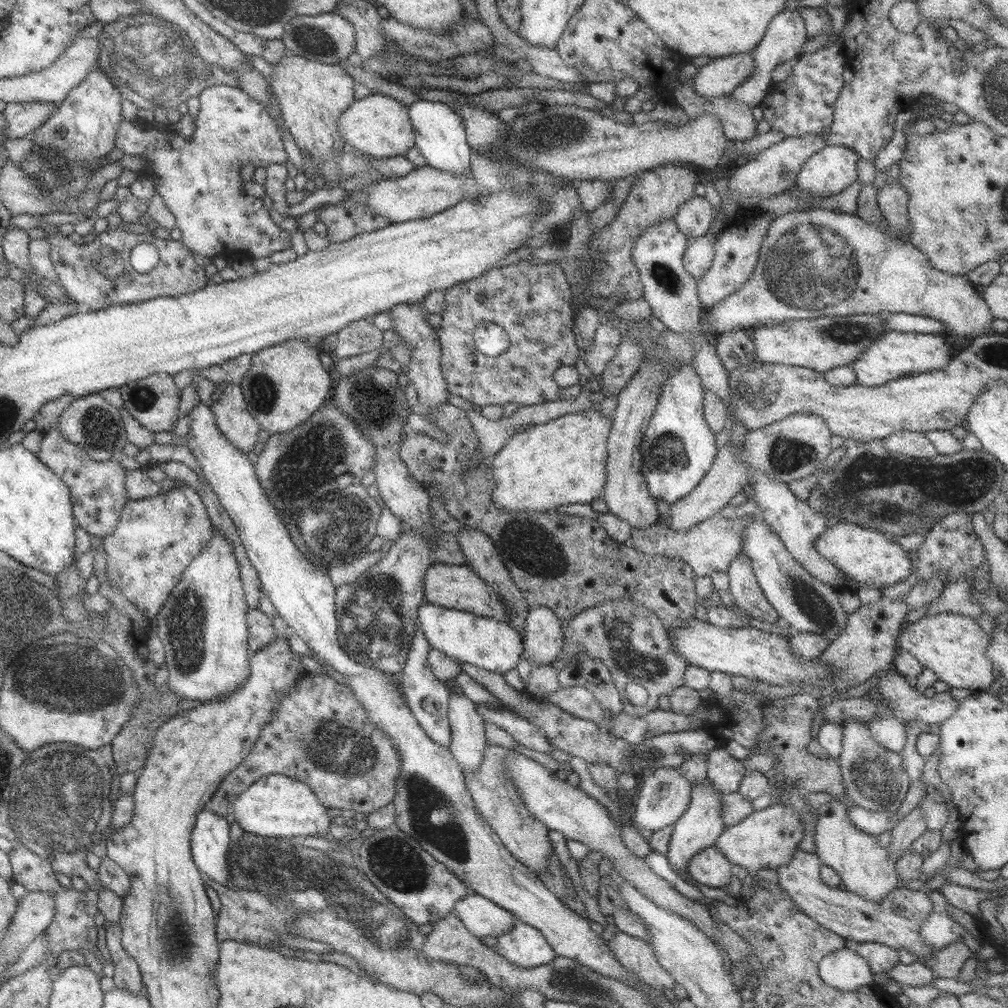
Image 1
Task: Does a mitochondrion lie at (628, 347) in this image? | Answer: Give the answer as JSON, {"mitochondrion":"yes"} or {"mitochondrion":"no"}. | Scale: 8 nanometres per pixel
{"mitochondrion":"no"}

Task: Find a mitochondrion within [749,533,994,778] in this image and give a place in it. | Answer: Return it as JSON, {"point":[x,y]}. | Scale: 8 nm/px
{"point":[809,601]}

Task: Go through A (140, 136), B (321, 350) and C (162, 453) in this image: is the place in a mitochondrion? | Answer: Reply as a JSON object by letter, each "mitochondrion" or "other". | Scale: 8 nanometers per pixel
{"A":"other","B":"other","C":"other"}

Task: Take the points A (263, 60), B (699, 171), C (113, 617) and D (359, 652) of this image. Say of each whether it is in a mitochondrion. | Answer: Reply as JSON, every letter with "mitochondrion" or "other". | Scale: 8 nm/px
{"A":"other","B":"other","C":"other","D":"other"}

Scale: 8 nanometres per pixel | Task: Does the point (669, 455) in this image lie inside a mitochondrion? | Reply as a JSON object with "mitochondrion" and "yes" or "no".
{"mitochondrion":"yes"}

